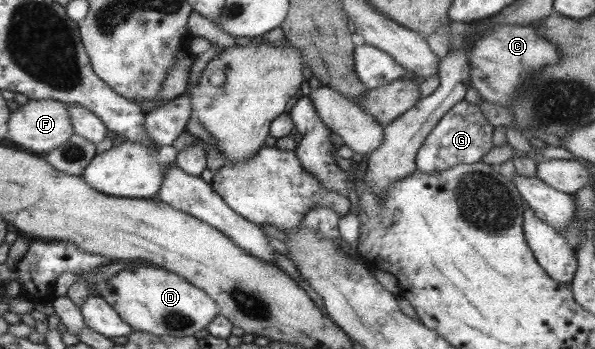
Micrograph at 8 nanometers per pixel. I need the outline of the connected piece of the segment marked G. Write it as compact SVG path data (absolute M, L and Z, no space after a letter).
M465 98L450 108L437 123L437 126L425 137L421 148L415 158L416 168L427 173L435 173L447 170L457 164L471 164L483 161L483 156L493 148L494 126L487 121L478 105L471 104Z

